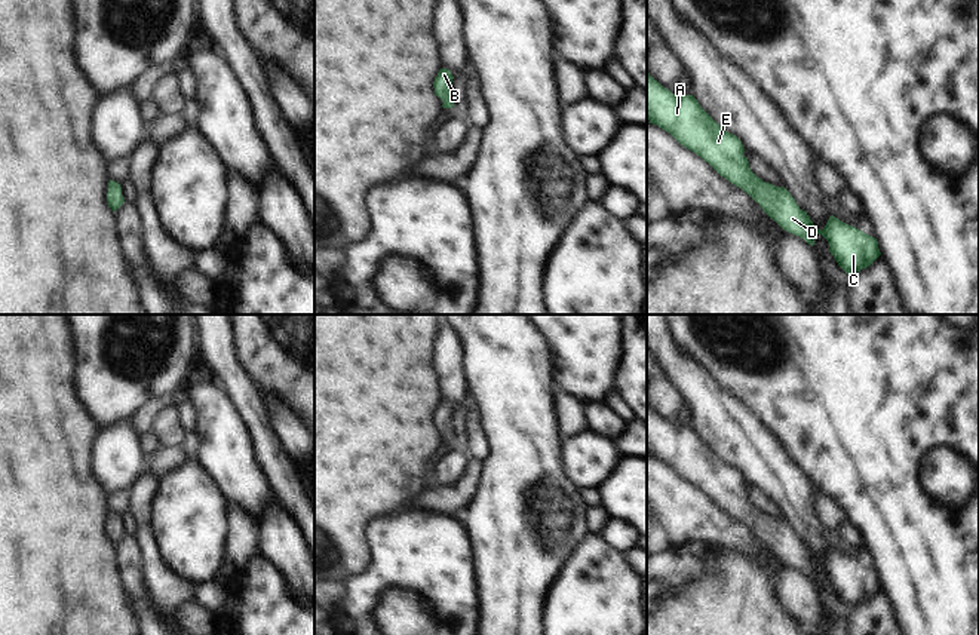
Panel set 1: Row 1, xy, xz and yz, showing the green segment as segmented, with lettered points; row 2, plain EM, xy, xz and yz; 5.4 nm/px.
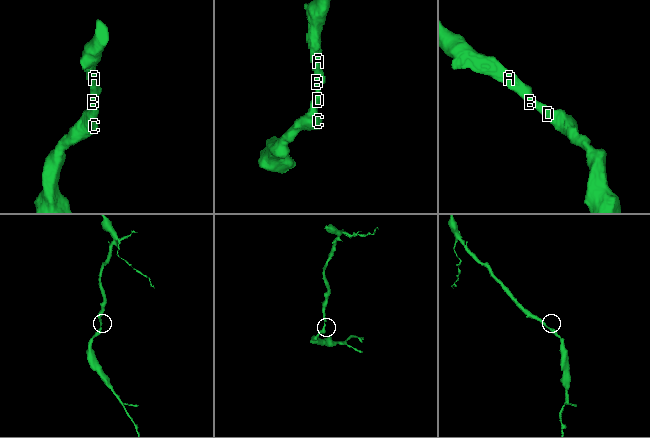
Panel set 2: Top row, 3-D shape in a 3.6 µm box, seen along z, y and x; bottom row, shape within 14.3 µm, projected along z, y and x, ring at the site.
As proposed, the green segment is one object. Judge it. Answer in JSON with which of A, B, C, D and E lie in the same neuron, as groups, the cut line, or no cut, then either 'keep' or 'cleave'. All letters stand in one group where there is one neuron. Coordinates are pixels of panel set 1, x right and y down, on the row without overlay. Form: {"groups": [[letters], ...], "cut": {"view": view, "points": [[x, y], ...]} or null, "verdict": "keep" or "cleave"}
{"groups": [["A", "B", "C", "D", "E"]], "cut": null, "verdict": "keep"}

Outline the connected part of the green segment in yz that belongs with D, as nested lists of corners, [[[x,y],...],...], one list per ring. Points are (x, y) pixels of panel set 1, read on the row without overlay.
[[[648,404],[647,451],[748,525],[783,562],[800,568],[811,579],[814,568],[822,567],[829,576],[829,585],[847,607],[869,599],[881,588],[875,570],[834,547],[825,561],[819,562],[785,519],[764,515],[751,503],[742,473],[719,458],[693,427],[673,427]]]

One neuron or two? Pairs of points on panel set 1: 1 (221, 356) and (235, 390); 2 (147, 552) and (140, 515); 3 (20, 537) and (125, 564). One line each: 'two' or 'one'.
1: one
2: one
3: two

